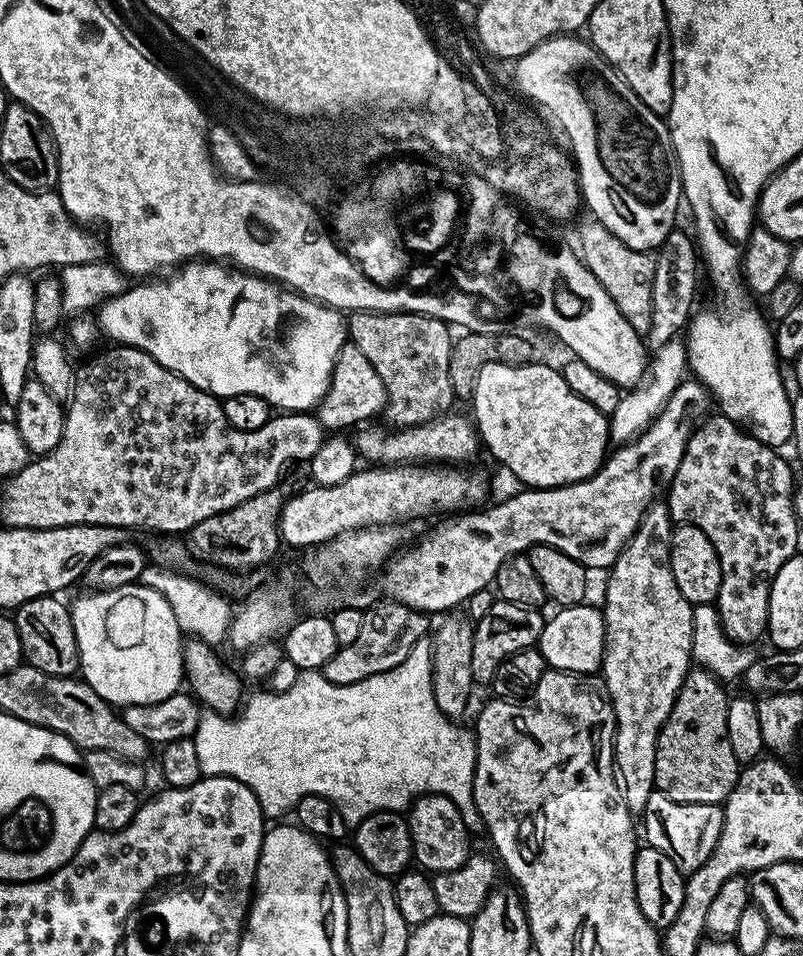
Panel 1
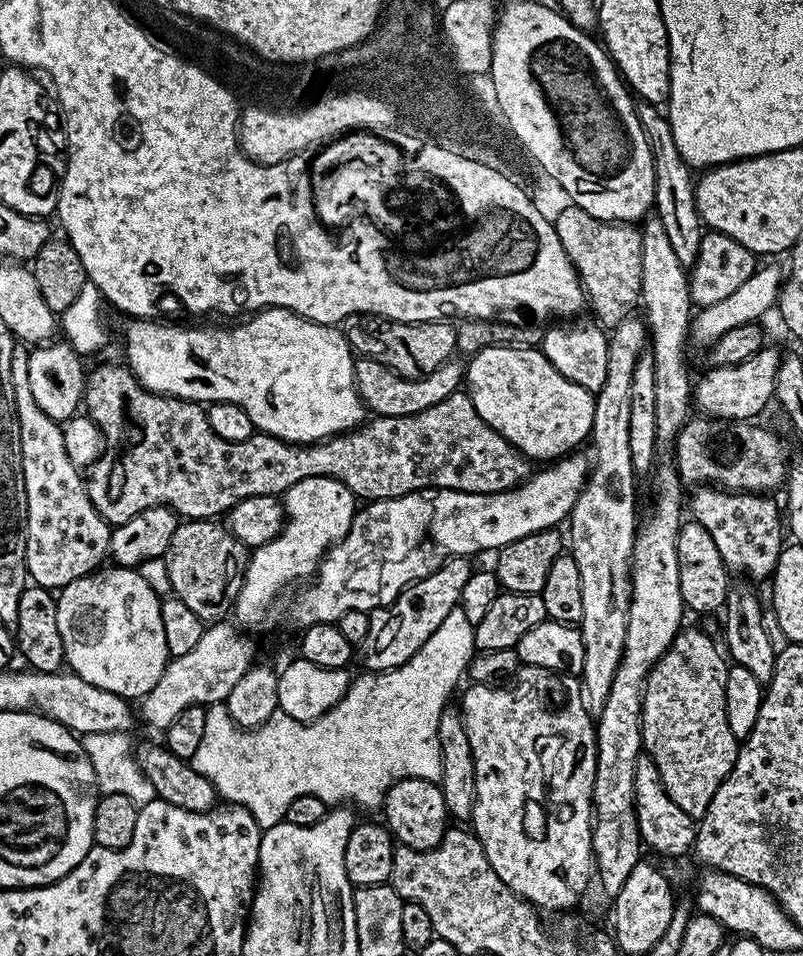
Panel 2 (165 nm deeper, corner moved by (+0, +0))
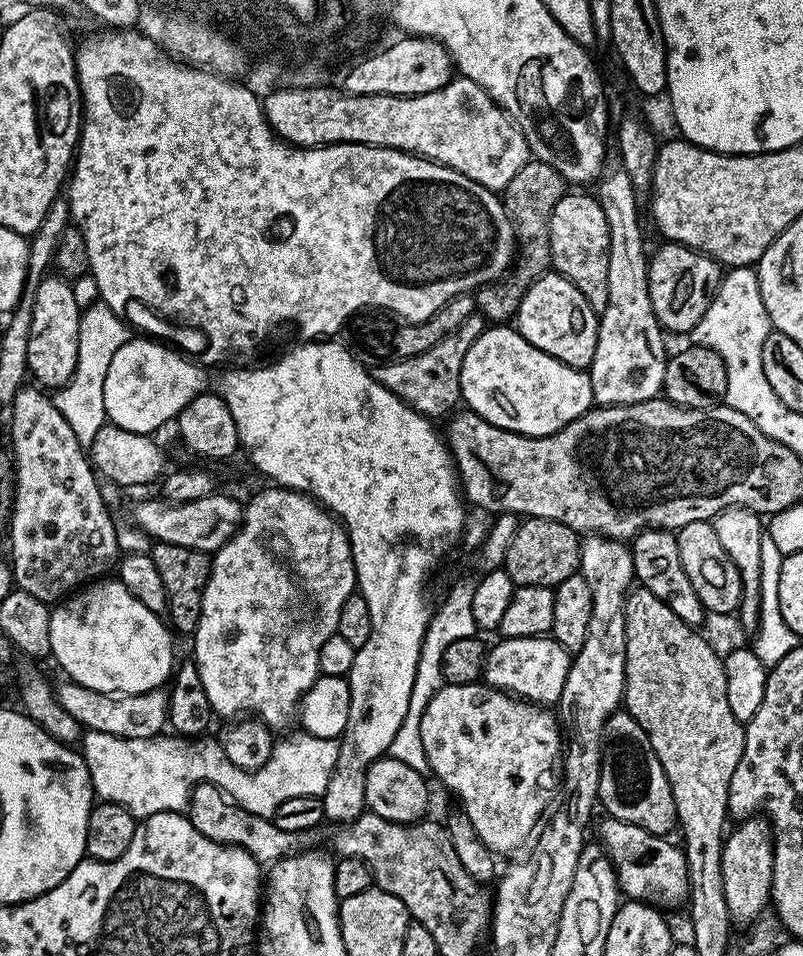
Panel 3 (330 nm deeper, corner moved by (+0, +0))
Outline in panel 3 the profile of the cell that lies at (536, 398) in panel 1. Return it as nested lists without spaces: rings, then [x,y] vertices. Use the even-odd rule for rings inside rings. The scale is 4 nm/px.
[[[512,326],[485,327],[482,335],[474,342],[474,346],[470,346],[470,354],[466,354],[466,362],[462,362],[460,395],[463,403],[467,405],[471,411],[477,412],[482,418],[486,418],[486,422],[490,422],[494,426],[505,428],[511,432],[517,432],[523,436],[549,436],[550,434],[554,434],[558,430],[562,430],[570,422],[574,422],[574,418],[578,418],[583,412],[587,412],[594,404],[592,398],[592,383],[590,382],[587,371],[566,366],[562,362],[558,362],[558,358],[554,358],[550,354],[546,354],[542,350],[530,346],[530,342],[526,342],[526,338],[522,338],[520,333]]]

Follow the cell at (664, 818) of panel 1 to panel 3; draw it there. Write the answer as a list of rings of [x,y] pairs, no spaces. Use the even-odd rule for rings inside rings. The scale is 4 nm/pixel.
[[[617,710],[604,723],[597,794],[599,807],[604,807],[608,811],[605,813],[613,820],[642,826],[642,830],[655,836],[668,836],[671,828],[673,831],[677,827],[674,794],[662,770],[662,762],[658,762],[658,754],[654,754],[654,746],[650,746],[646,730],[638,726],[627,710]]]

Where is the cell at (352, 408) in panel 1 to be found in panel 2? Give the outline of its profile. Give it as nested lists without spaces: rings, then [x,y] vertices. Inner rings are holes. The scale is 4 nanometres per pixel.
[[[360,358],[355,361],[356,393],[364,401],[364,407],[369,413],[378,416],[409,416],[422,410],[430,410],[438,402],[450,398],[455,392],[461,391],[466,380],[466,364],[463,359],[447,360],[438,370],[417,380],[407,380],[390,370],[379,358]]]

